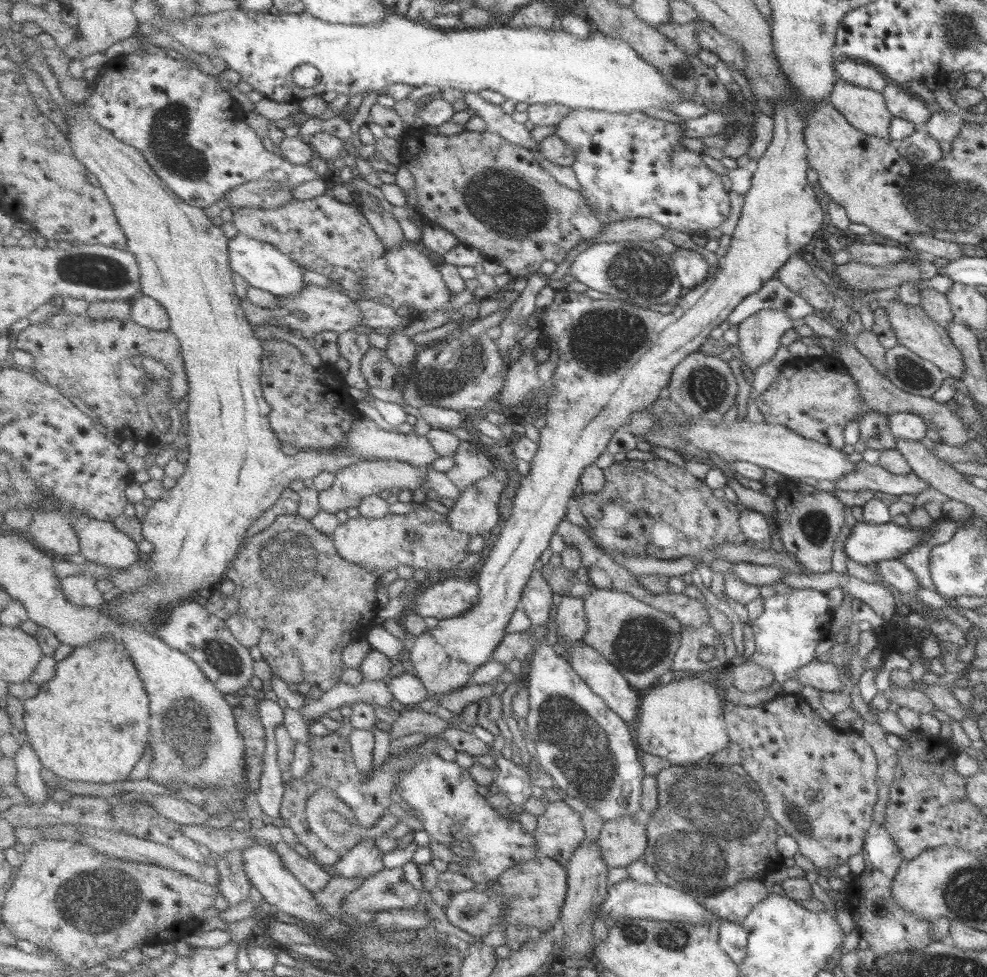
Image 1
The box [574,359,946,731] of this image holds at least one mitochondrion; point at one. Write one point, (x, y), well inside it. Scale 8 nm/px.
(643, 645)

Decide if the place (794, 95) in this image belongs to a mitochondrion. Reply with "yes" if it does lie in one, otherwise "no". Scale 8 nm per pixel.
no

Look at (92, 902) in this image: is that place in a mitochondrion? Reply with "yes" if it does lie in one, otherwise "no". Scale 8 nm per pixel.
yes

